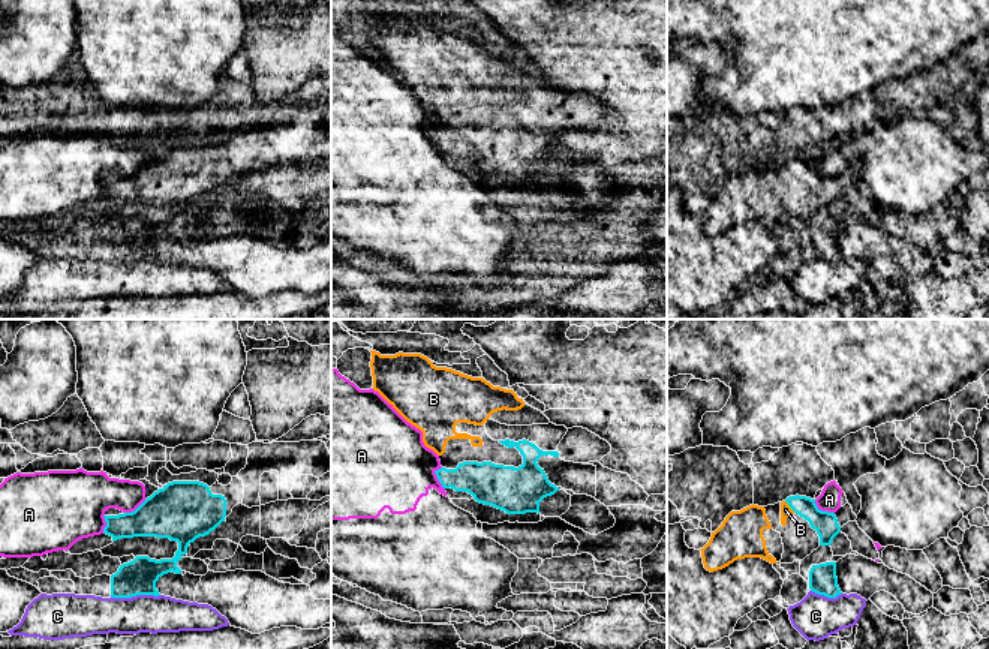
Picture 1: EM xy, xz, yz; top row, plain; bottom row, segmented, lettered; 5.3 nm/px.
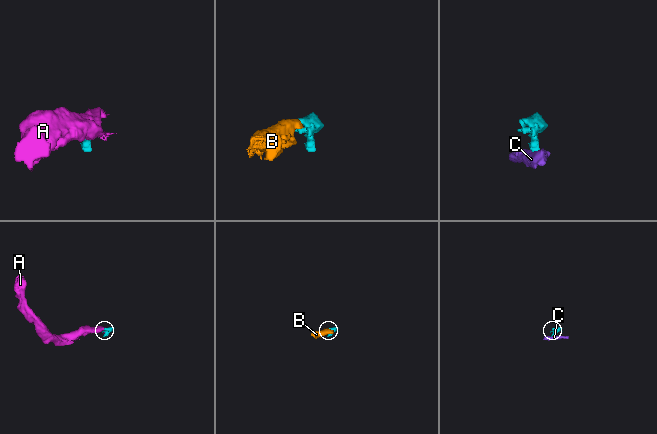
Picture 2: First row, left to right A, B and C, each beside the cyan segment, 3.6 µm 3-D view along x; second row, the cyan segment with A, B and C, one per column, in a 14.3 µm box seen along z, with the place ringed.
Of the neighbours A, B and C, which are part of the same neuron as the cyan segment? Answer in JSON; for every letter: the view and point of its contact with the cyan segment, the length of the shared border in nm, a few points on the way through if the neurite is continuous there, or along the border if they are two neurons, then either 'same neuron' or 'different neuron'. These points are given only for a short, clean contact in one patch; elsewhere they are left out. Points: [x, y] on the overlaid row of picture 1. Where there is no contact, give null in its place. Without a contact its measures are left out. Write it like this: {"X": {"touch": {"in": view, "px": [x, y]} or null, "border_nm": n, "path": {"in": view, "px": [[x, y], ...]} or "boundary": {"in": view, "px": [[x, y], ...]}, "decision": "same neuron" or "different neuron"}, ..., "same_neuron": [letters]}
{"A": {"touch": {"in": "yz", "px": [823, 511]}, "border_nm": 130, "boundary": {"in": "yz", "px": [[814, 499], [821, 510], [833, 513]]}, "decision": "different neuron"}, "B": {"touch": {"in": "yz", "px": [790, 507]}, "border_nm": 90, "path": {"in": "yz", "px": [[826, 523], [805, 507], [790, 507], [785, 510]]}, "decision": "same neuron"}, "C": {"touch": {"in": "xy", "px": [135, 595]}, "border_nm": 260, "boundary": {"in": "xy", "px": [[159, 594], [111, 597]]}, "decision": "different neuron"}, "same_neuron": ["B"]}

